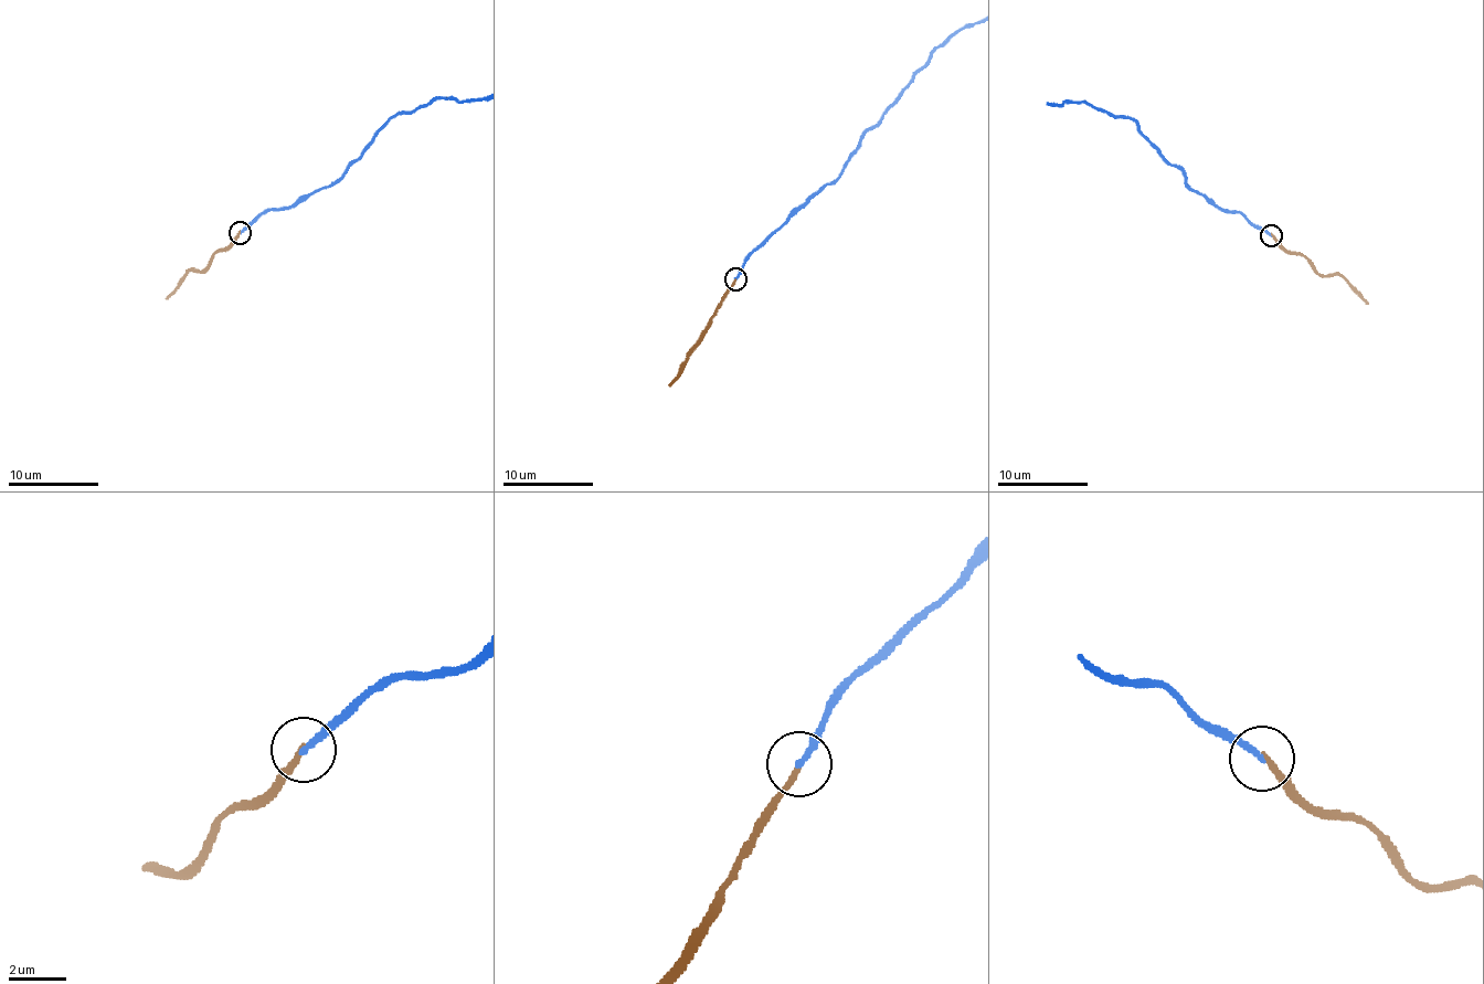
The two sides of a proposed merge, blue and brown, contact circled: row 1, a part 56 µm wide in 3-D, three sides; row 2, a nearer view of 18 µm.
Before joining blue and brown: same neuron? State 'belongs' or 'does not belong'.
does not belong

